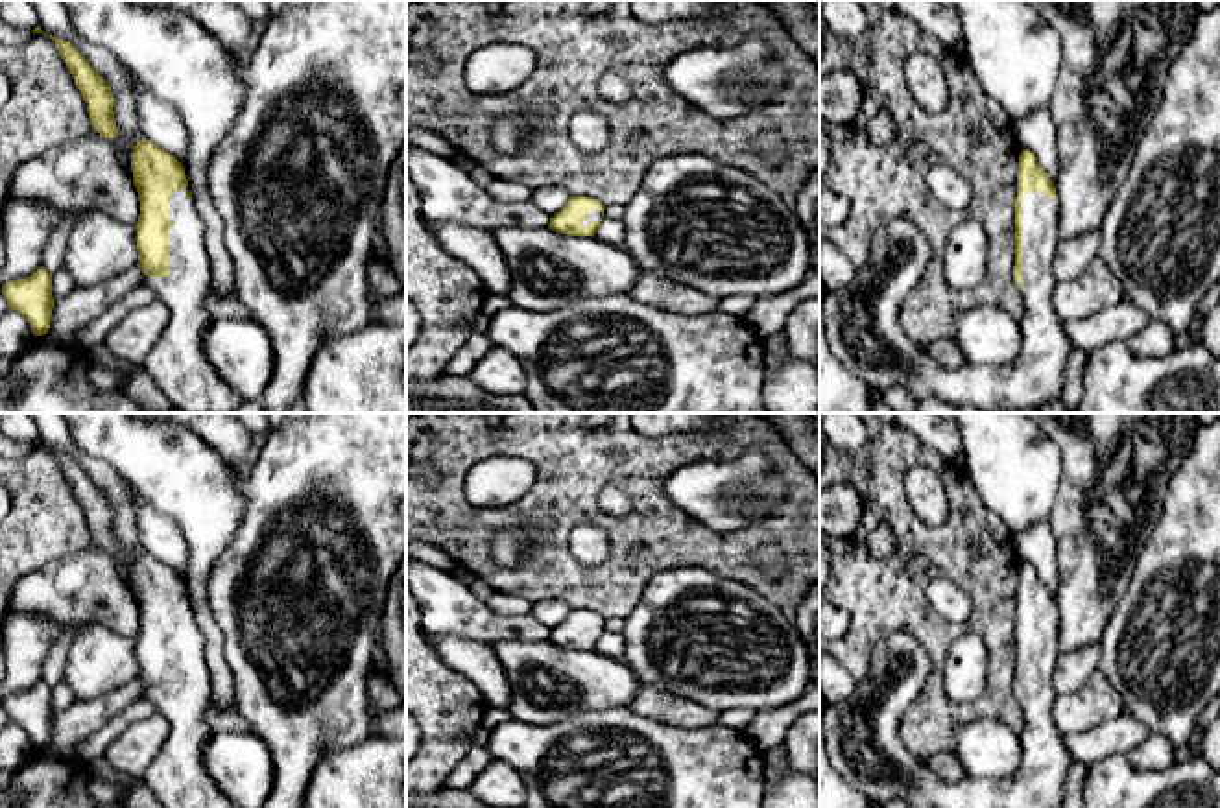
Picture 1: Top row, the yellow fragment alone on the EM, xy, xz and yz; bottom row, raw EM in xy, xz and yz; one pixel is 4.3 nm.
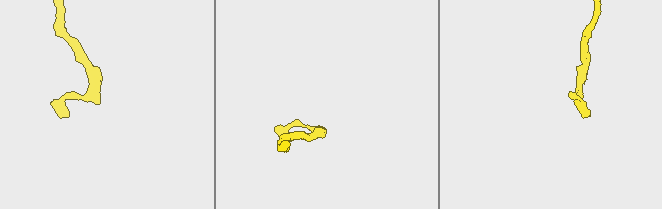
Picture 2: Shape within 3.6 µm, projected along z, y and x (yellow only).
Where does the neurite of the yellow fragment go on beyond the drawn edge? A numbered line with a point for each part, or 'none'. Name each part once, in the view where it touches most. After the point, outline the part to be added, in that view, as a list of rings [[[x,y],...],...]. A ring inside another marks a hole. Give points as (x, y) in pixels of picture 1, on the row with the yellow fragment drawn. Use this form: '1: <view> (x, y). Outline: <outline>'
1: xy (178, 364). Outline: [[[183,188],[170,197],[170,275],[144,279],[144,286],[150,286],[166,304],[170,321],[142,367],[175,410],[183,413],[229,411],[244,398],[225,384],[203,352],[203,336],[214,319],[205,308],[212,288],[212,267],[205,247],[205,223],[188,192],[190,188]]]

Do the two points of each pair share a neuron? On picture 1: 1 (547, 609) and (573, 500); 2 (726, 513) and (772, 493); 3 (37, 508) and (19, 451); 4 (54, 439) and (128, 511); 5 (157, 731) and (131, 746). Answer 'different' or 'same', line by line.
1: different
2: same
3: different
4: same
5: same

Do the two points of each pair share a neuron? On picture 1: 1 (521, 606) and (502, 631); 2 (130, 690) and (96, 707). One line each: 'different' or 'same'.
1: different
2: same

